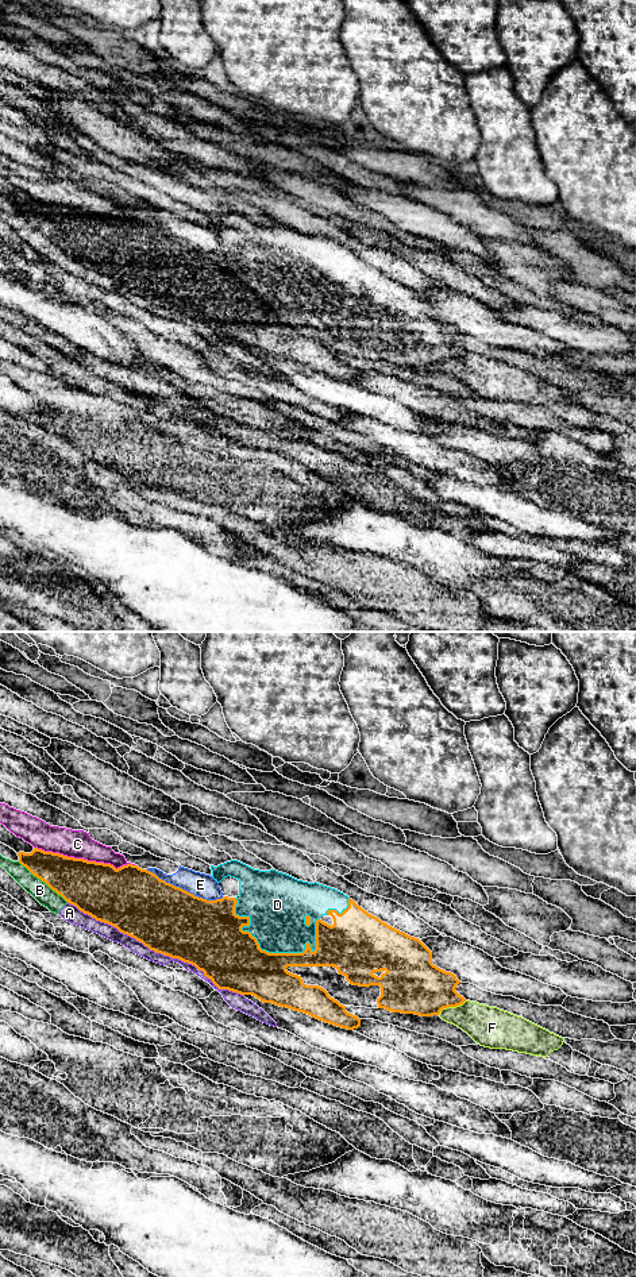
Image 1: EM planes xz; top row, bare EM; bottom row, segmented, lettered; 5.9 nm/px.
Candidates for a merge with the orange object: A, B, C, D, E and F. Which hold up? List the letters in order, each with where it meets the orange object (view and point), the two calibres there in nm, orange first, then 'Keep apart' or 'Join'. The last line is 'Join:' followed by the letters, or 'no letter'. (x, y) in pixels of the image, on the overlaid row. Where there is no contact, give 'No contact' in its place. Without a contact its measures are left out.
A: Touches orange at xz (157, 952). Thickness 400 nm (orange) against 70 nm. Keep apart
B: Touches orange at xz (43, 880). Thickness 280 nm (orange) against 110 nm. Keep apart
C: Touches orange at xz (83, 859). Thickness 320 nm (orange) against 170 nm. Keep apart
D: Touches orange at xz (258, 946). Thickness 360 nm (orange) against 340 nm. Keep apart
E: Touches orange at xz (184, 890). Thickness 400 nm (orange) against 140 nm. Keep apart
F: Touches orange at xz (451, 1006). Thickness 340 nm (orange) against 240 nm. Keep apart
Join: no letter

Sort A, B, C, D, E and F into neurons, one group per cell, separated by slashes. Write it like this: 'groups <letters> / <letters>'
groups A B / C / D / E / F

